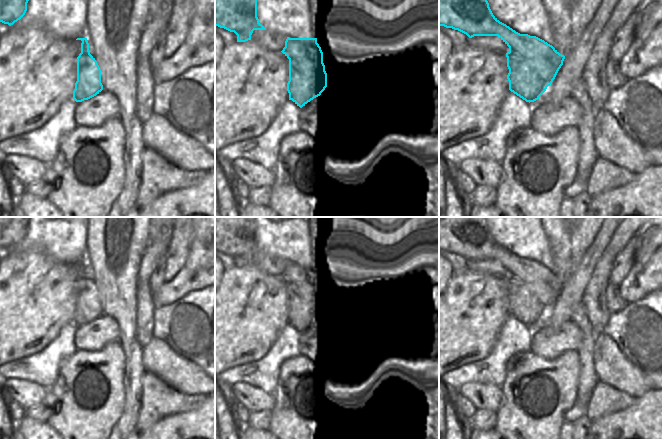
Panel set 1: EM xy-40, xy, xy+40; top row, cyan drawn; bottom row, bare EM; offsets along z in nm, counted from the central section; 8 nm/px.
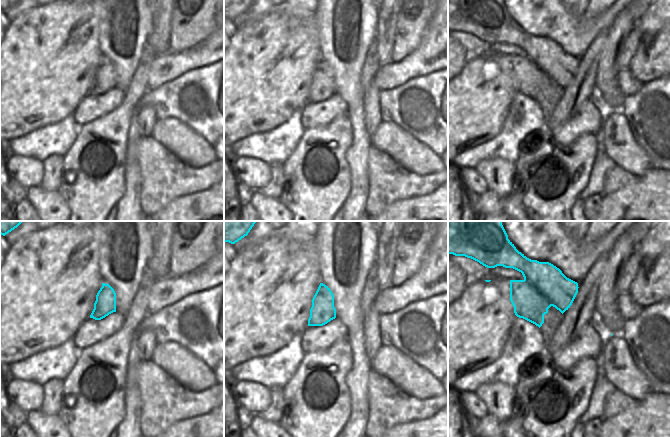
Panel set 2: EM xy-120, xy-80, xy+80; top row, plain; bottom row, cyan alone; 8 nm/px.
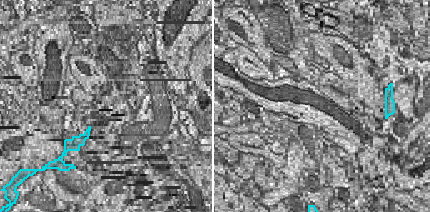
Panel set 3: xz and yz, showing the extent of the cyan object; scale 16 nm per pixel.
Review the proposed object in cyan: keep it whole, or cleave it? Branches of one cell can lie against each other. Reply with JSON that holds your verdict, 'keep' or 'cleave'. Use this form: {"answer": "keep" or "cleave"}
{"answer": "cleave"}

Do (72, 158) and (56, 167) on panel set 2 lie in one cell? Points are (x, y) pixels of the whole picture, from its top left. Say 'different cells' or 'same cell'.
different cells

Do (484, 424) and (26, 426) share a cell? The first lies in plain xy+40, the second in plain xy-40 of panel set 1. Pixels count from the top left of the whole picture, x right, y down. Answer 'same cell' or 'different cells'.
different cells

